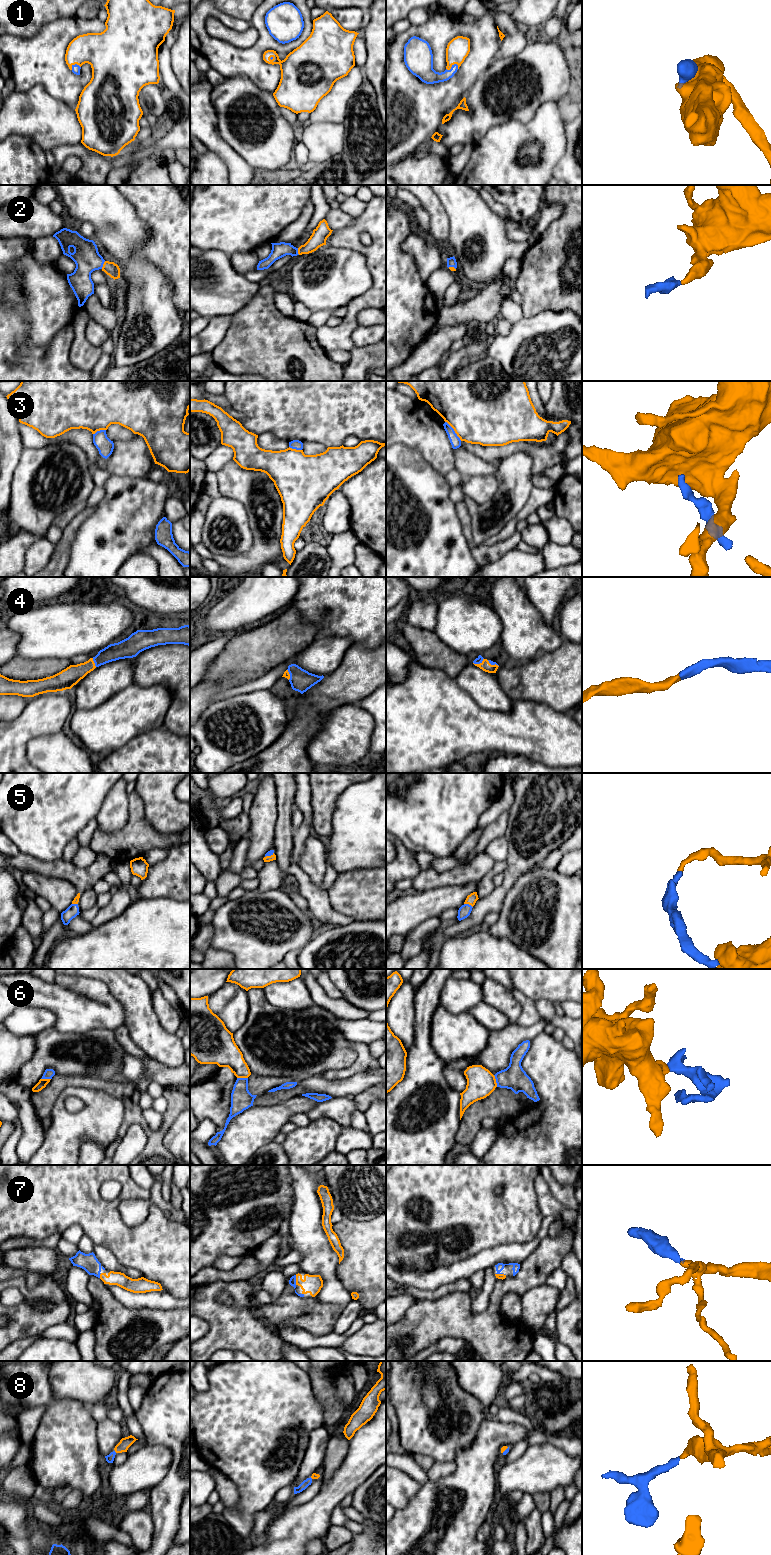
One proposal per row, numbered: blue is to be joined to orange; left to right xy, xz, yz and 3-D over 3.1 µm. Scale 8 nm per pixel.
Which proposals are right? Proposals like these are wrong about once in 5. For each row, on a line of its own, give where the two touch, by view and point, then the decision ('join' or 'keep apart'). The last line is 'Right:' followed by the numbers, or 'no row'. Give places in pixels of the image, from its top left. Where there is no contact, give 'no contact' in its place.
1: yz (451, 66) | join
2: xy (103, 265) | join
3: yz (454, 430) | join
4: yz (478, 664) | join
5: yz (468, 903) | join
6: yz (495, 1081) | keep apart
7: xz (296, 1280) | join
8: yz (505, 1449) | join
Right: 1, 2, 3, 4, 5, 7, 8

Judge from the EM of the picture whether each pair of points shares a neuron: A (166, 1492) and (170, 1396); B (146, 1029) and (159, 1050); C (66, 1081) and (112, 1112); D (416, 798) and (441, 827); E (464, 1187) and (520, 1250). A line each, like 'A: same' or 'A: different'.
A: same
B: same
C: different
D: same
E: different

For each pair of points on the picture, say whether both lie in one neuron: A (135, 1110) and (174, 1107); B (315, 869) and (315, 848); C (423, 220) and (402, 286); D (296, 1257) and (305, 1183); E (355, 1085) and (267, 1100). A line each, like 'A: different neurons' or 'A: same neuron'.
A: same neuron
B: same neuron
C: different neurons
D: different neurons
E: same neuron

